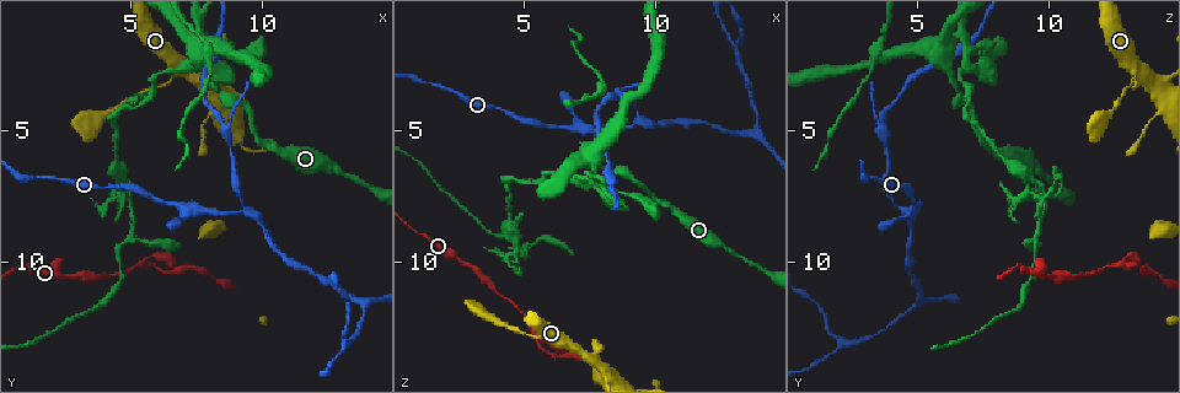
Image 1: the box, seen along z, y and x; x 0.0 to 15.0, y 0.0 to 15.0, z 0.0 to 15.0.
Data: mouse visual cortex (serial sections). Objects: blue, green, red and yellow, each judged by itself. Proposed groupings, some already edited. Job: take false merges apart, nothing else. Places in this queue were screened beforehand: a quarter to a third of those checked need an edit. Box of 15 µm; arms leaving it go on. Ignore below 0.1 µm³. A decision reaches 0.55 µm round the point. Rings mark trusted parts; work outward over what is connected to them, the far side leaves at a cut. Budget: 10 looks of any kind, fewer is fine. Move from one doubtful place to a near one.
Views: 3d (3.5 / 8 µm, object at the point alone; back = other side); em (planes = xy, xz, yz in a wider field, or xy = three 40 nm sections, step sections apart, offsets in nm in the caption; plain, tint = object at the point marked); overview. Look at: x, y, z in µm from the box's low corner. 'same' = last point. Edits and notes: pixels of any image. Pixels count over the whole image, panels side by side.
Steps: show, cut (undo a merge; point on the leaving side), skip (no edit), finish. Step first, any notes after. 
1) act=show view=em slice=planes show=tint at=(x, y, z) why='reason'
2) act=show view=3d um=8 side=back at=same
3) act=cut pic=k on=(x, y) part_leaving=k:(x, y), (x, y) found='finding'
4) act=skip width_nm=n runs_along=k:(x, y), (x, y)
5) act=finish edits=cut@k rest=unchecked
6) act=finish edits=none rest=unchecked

act=show view=em slice=xy step=2 show=tint at=(6.8, 2.5, 13.3)

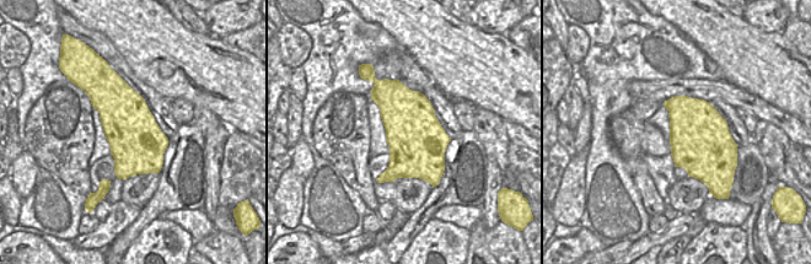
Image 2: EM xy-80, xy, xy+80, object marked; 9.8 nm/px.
act=show view=3d um=3.5 at=same

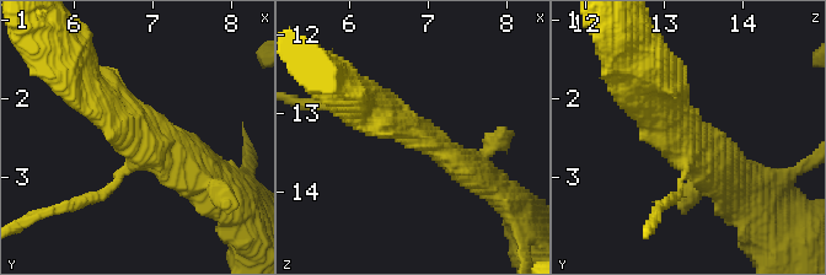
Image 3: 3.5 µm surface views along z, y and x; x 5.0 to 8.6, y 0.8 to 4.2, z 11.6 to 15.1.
act=skip width_nm=550 runs_along=3:(87, 86), (204, 177) found='continuous, no second cell'

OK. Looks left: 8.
act=show view=3d um=3.5 at=(9.4, 8.0, 4.7) why='sudden change in width'

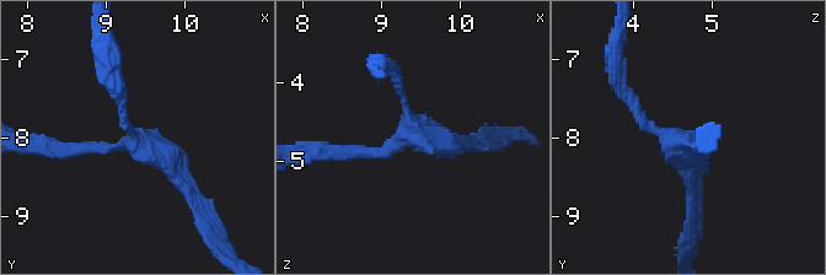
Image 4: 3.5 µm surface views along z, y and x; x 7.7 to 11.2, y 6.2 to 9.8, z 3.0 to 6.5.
act=show view=em slice=xy step=3 show=tint at=(9.35, 8.05, 4.70) arms=3 arm_widths_nm=150,150,200

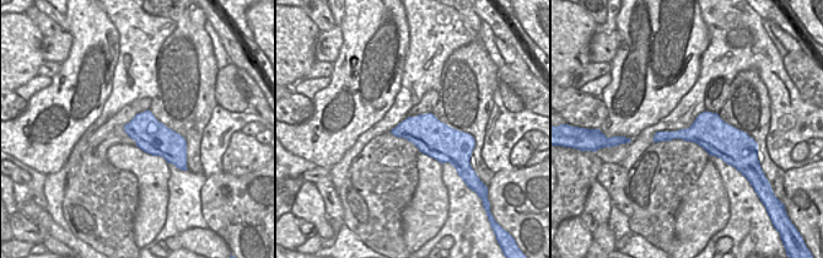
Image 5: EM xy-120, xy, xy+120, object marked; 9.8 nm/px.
act=skip found='one cell here'

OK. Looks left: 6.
act=show view=3d um=3.5 at=(13.9, 11.5, 5.0) why='abrupt turn'

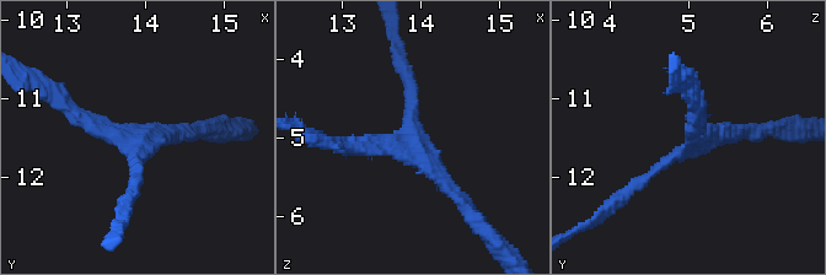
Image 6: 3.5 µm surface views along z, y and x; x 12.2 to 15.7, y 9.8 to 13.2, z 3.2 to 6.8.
act=show view=em slice=planes show=tint at=(13.80, 11.55, 5.15) arms=3 arm_widths_nm=150,200,200

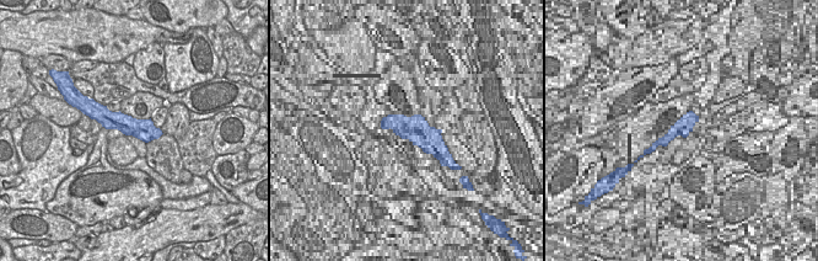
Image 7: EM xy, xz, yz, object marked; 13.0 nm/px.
act=skip runs_along=7:(95, 116), (157, 133) found='all the same cell'

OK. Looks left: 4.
act=show view=3d um=8 at=(13.2, 13.1, 2.1) why='three arms meet'

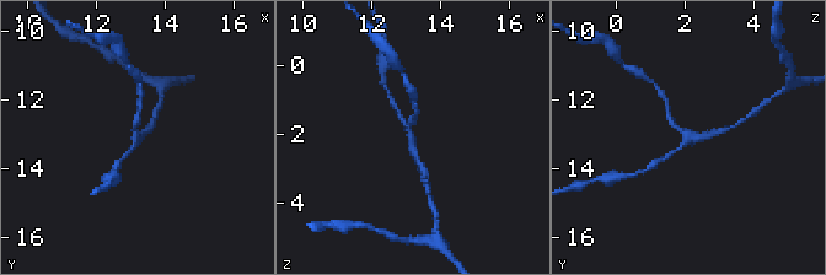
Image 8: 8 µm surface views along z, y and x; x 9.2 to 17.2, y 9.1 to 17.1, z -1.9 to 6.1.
act=show view=em slice=xy step=2 show=tint at=(13.1, 13.0, 2.0) arms=3 arm_widths_nm=100,150,200

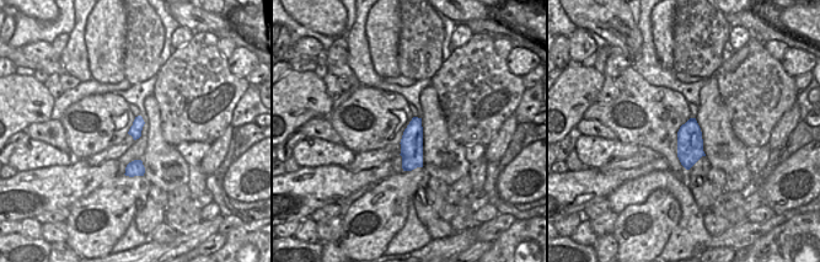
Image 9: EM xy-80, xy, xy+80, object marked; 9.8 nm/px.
act=skip runs_along=8:(718, 131), (687, 136), (669, 109) found='one cell here'

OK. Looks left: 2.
act=finish edits=none rest=unchecked

